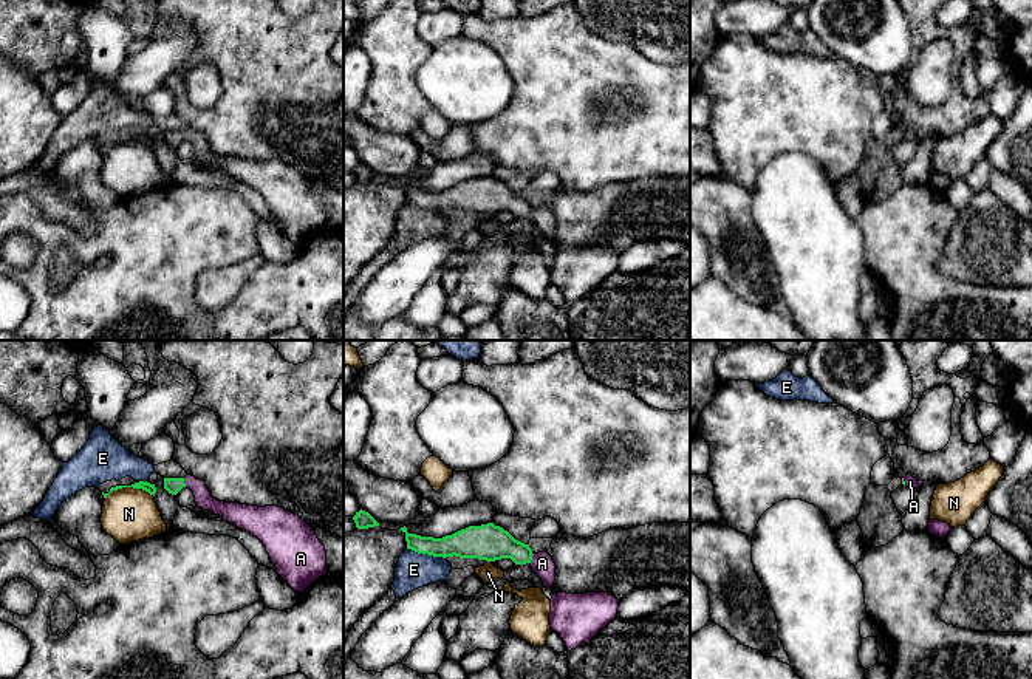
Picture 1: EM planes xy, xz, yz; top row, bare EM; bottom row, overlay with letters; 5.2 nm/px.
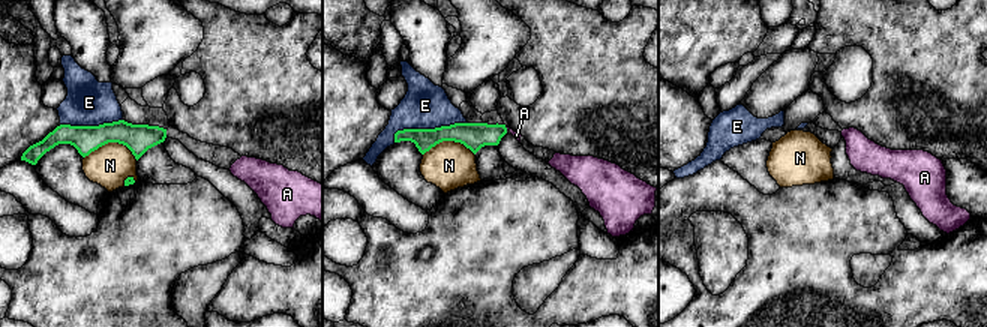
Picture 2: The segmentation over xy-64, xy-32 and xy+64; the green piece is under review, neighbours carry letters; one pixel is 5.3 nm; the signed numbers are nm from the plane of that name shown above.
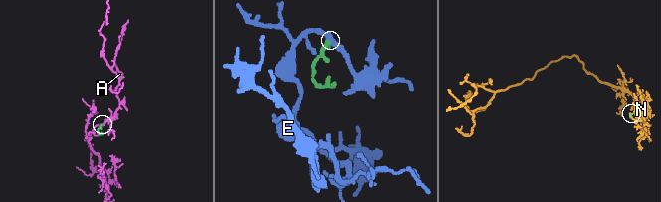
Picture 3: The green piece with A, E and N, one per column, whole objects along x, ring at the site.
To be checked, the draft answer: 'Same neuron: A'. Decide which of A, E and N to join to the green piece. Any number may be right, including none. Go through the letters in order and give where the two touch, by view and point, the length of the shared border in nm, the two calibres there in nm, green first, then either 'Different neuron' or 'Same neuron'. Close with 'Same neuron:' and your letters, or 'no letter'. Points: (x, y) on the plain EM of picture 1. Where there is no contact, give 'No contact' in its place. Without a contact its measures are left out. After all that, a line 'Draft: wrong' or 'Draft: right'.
A: Touches green at xy (184, 136). Shared border 50 nm. Thickness 80 nm (green) against 90 nm. Same neuron
E: Touches green at xz (426, 206). Shared border 200 nm. Thickness 160 nm (green) against 180 nm. Different neuron
N: Touches green at xy (129, 139). Shared border 260 nm. Thickness 50 nm (green) against 280 nm. Different neuron
Same neuron: A
Draft: right

